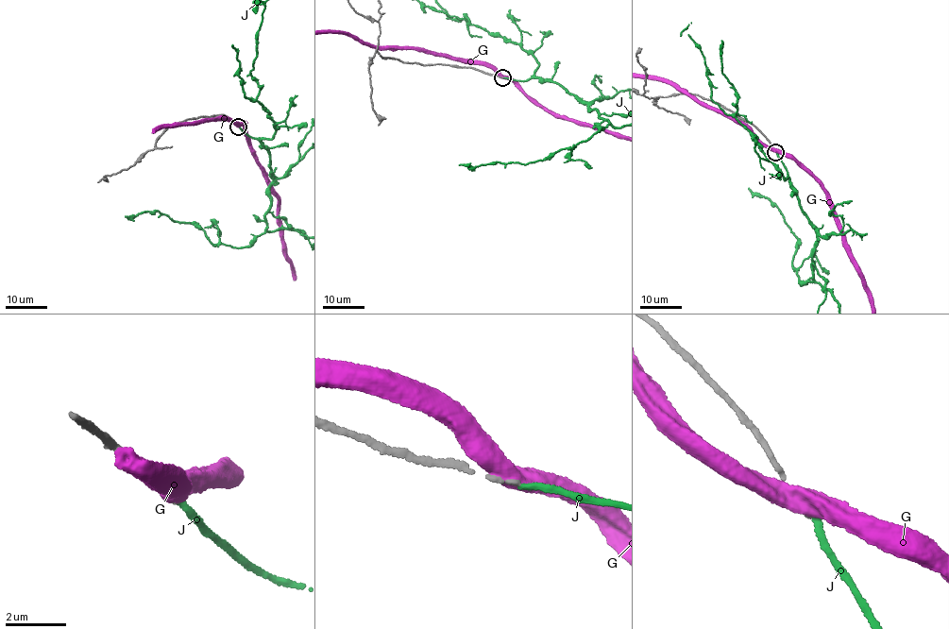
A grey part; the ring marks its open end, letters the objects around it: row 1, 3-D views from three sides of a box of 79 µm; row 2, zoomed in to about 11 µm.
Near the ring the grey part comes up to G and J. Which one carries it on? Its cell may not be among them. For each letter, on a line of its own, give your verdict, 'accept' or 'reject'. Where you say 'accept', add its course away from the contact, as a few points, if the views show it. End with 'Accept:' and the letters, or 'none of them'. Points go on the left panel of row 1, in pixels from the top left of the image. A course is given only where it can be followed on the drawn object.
G: reject
J: reject
Accept: none of them

